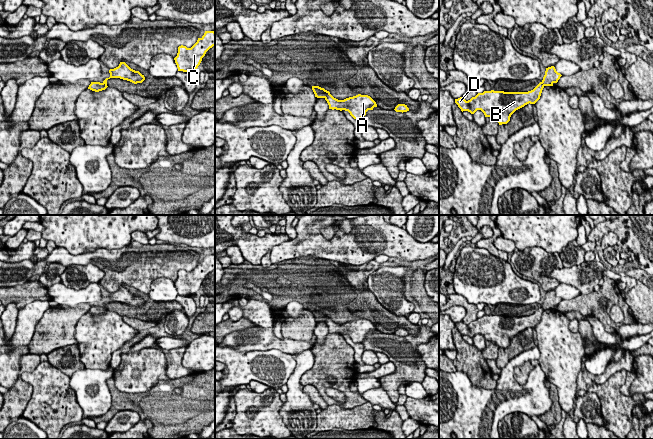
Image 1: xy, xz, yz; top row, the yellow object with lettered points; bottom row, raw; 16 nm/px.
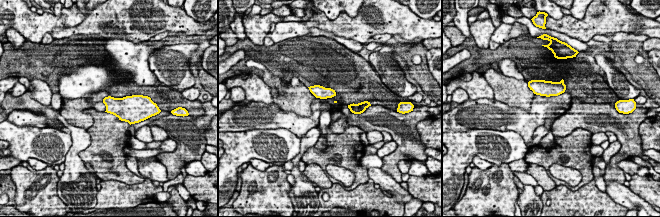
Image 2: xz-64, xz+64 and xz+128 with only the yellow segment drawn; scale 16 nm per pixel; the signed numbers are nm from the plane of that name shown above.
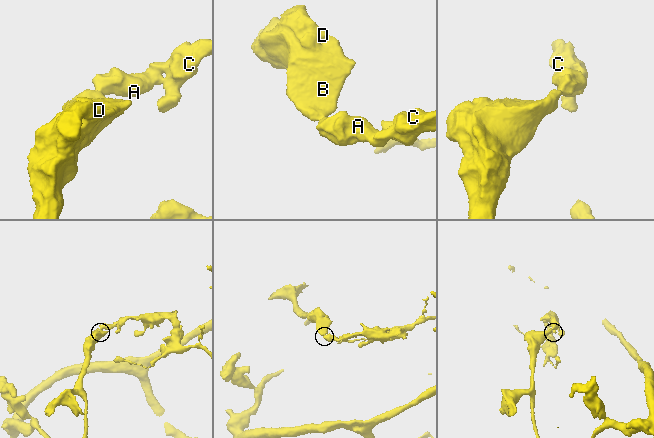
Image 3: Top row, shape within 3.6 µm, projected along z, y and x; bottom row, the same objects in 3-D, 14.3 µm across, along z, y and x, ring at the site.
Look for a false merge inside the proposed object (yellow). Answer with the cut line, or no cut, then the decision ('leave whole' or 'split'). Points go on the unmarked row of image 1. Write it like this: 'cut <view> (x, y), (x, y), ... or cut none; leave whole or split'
cut xz (329, 317), (324, 321); split

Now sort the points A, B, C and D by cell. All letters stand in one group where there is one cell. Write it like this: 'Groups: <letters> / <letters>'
Groups: A C / B D

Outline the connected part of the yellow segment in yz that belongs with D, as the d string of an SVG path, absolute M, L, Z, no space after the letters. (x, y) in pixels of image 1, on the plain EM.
M540 306L528 316L484 315L466 325L462 321L455 323L461 335L474 338L481 334L485 341L494 342L499 349L507 348L511 339L527 328L535 328L541 320L544 309Z

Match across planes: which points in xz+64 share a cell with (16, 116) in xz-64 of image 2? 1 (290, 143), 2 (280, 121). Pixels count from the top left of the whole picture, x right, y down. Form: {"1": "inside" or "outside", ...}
{"1": "outside", "2": "inside"}

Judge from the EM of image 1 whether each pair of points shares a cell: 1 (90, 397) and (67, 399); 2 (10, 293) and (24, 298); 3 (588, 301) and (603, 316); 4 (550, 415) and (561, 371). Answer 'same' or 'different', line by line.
1: different
2: same
3: same
4: different

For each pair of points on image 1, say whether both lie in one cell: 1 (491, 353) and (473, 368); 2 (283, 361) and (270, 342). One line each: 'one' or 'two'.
1: one
2: two

